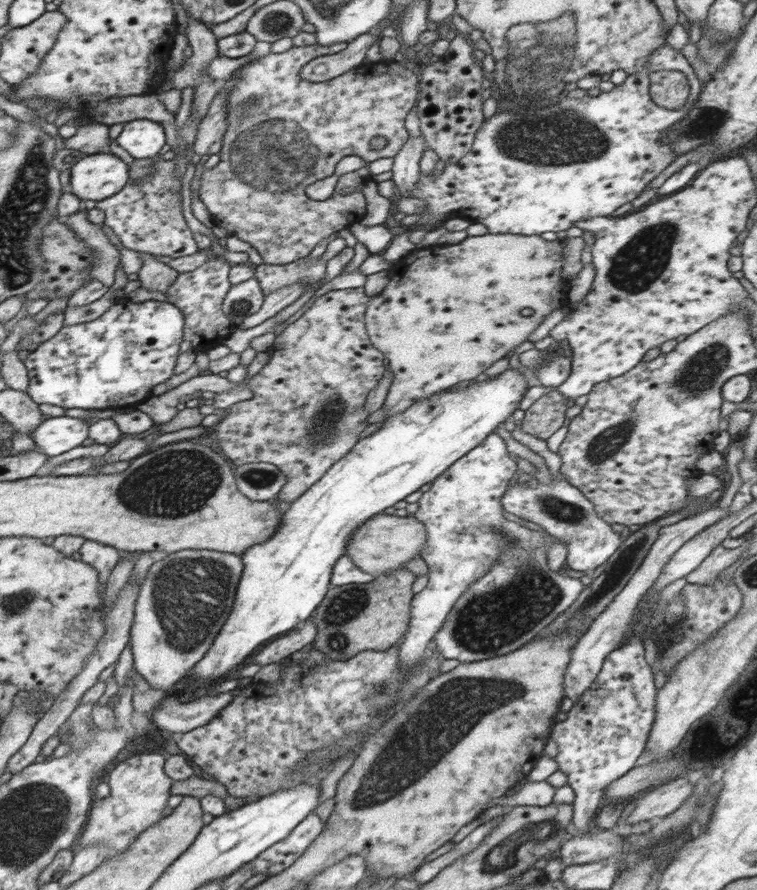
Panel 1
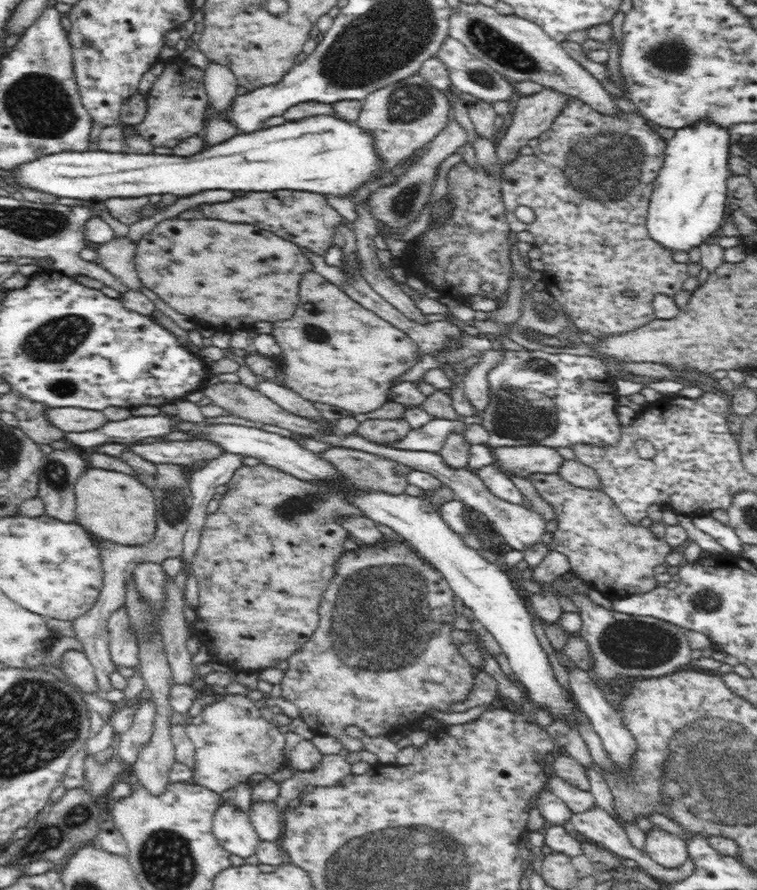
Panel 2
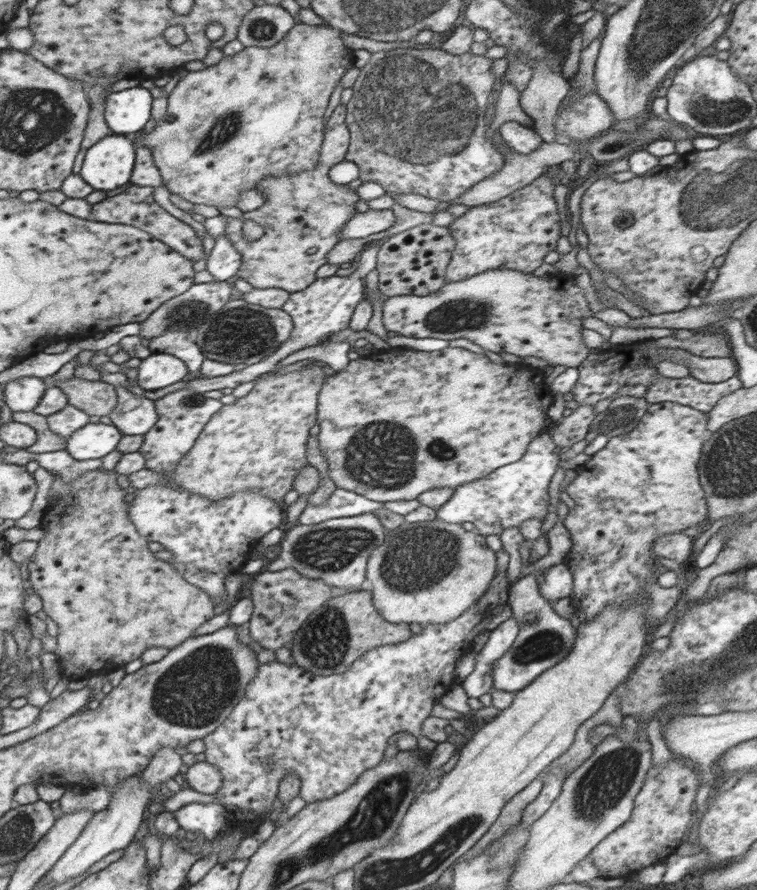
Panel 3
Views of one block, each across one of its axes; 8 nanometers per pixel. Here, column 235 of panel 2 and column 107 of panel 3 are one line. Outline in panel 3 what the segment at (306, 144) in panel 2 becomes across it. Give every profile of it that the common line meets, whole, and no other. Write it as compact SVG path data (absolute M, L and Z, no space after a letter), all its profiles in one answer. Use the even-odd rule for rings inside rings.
M112 134L88 148L79 173L93 190L115 193L130 180L134 158L128 136Z

